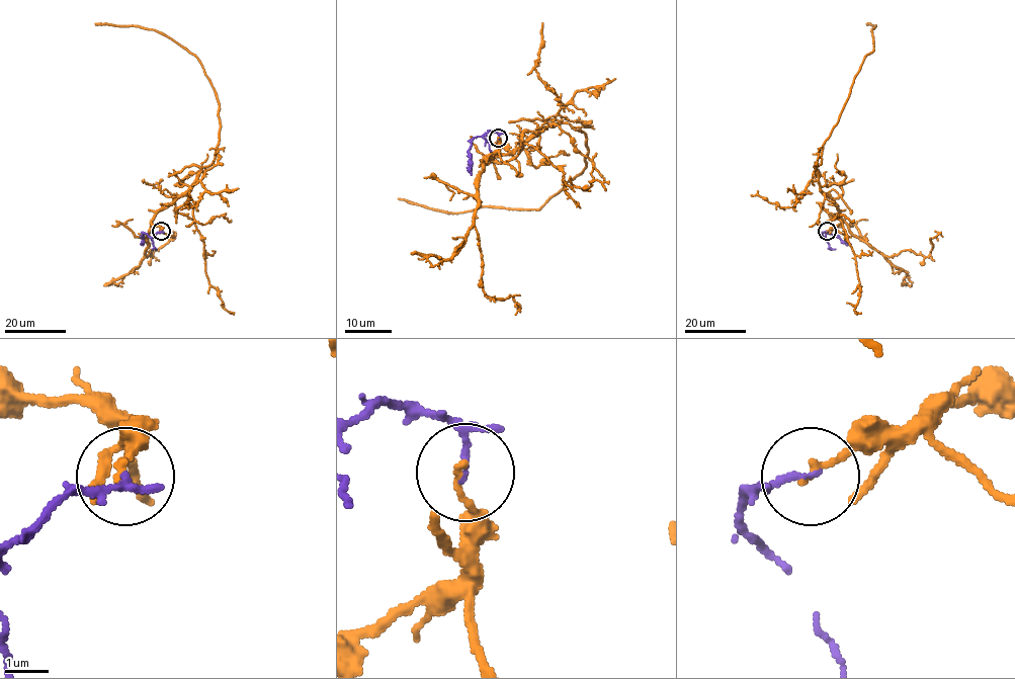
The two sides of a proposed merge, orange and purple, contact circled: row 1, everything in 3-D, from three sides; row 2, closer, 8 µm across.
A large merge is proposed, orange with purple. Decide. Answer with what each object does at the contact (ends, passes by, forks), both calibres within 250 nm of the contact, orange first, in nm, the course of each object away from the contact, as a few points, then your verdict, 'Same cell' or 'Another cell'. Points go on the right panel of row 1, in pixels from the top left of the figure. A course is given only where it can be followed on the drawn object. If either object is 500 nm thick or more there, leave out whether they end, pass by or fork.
At the ring orange ends. At the ring purple passes by. Thickness 170 nm (orange) against 90 nm. Course of orange: (827, 231), (842, 218), (820, 188), (817, 167), (853, 78), (873, 50), (875, 25), (866, 23). Course of purple: (827, 231), (822, 234), (825, 237), (828, 233), (850, 244). Another cell

